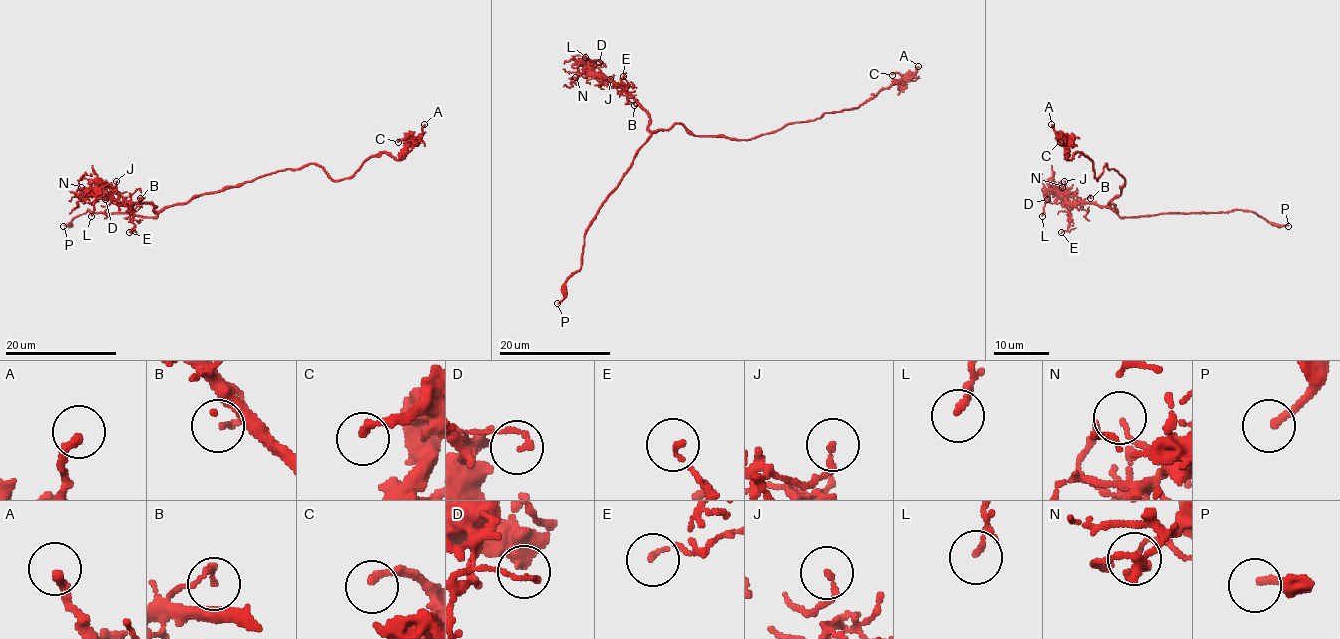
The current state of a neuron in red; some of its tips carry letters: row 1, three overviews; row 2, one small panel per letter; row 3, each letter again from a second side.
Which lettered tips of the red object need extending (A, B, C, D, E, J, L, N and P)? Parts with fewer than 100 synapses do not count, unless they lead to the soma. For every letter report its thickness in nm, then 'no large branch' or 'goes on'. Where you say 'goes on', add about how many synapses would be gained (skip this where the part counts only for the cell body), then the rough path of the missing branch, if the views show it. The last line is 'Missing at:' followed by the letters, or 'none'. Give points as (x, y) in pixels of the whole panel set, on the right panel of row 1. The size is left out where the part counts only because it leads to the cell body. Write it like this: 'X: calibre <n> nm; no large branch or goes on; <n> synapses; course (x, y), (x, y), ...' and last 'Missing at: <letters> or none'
A: calibre 240 nm; no large branch
B: calibre 130 nm; no large branch
C: calibre 190 nm; no large branch
D: calibre 160 nm; no large branch
E: calibre 120 nm; no large branch
J: calibre 150 nm; no large branch
L: calibre 150 nm; no large branch
N: calibre 120 nm; no large branch
P: calibre 220 nm; goes on
Missing at: P

